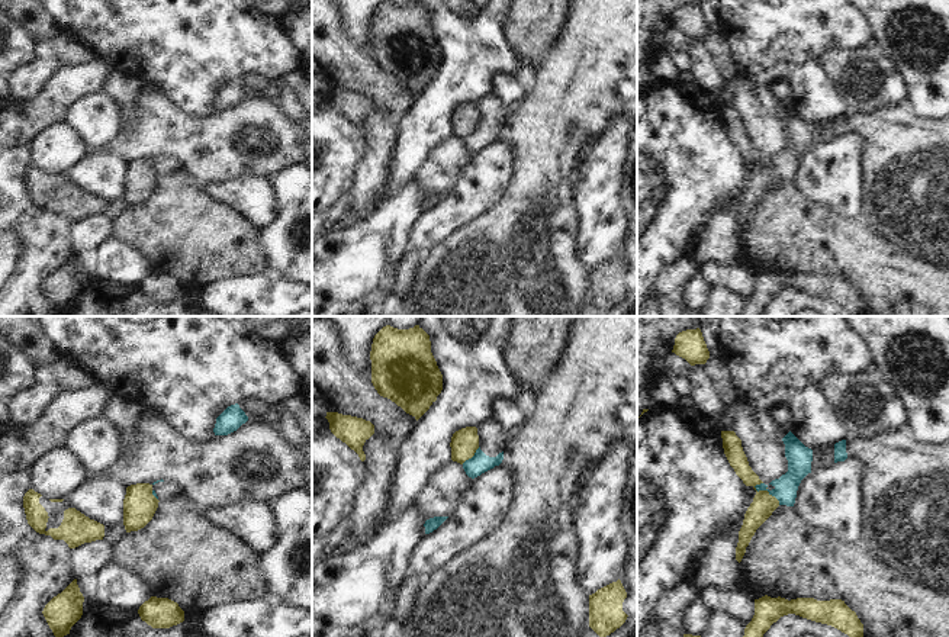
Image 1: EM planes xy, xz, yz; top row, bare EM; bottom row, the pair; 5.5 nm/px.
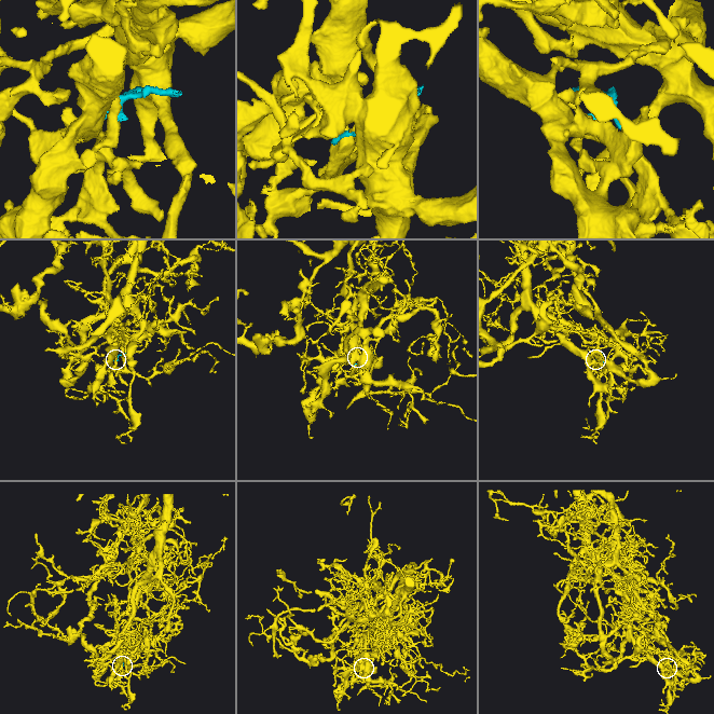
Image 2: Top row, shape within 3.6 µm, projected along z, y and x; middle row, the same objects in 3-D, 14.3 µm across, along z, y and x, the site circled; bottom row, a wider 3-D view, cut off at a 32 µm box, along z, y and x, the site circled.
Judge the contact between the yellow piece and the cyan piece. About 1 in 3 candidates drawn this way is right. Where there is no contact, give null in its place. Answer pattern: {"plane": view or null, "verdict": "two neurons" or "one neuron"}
{"plane": "yz", "verdict": "two neurons"}

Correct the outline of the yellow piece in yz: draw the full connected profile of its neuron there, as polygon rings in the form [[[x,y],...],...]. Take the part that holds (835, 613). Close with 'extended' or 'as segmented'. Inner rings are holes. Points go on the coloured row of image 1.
[[[768,595],[755,599],[755,615],[746,625],[743,637],[763,637],[773,622],[788,614],[831,625],[849,637],[863,637],[863,624],[842,599],[797,598],[788,601]]]; as segmented

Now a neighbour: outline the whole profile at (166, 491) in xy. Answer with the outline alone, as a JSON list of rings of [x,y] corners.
[[[157,480],[152,483],[152,495],[161,502],[161,501],[170,501],[180,495],[180,488],[167,480]]]

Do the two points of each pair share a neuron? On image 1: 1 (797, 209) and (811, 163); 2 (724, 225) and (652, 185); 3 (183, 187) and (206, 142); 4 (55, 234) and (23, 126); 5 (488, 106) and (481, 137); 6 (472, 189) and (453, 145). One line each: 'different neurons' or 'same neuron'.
1: different neurons
2: different neurons
3: different neurons
4: same neuron
5: same neuron
6: different neurons

